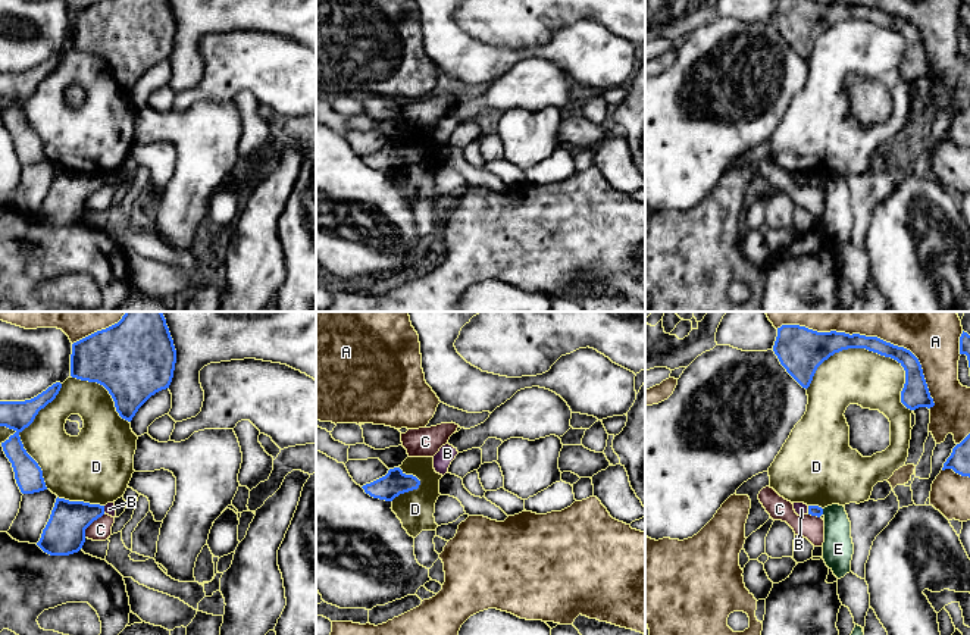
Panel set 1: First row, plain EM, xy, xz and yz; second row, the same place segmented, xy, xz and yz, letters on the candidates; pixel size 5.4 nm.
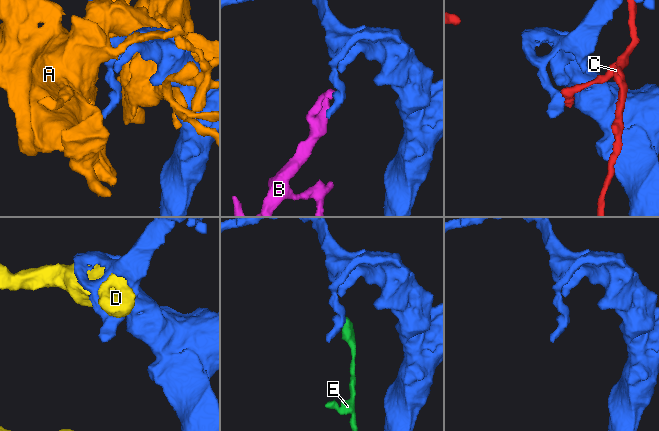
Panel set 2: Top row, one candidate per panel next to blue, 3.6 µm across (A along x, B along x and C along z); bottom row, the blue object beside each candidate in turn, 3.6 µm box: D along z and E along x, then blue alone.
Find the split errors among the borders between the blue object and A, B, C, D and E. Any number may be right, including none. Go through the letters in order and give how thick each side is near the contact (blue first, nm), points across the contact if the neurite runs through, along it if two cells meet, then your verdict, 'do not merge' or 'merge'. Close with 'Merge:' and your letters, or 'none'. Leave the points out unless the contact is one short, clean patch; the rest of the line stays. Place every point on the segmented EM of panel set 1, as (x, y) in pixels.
A: calibres 140 and 380 nm; do not merge
B: calibres 60 and 70 nm; border yz (807, 506), (809, 513); do not merge
C: calibres 220 and 120 nm; do not merge
D: calibres 130 and 300 nm; do not merge
E: calibres 60 and 170 nm; do not merge
Merge: none

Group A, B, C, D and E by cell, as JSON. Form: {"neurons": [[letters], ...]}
{"neurons": [["A"], ["B"], ["C"], ["D"], ["E"]]}

